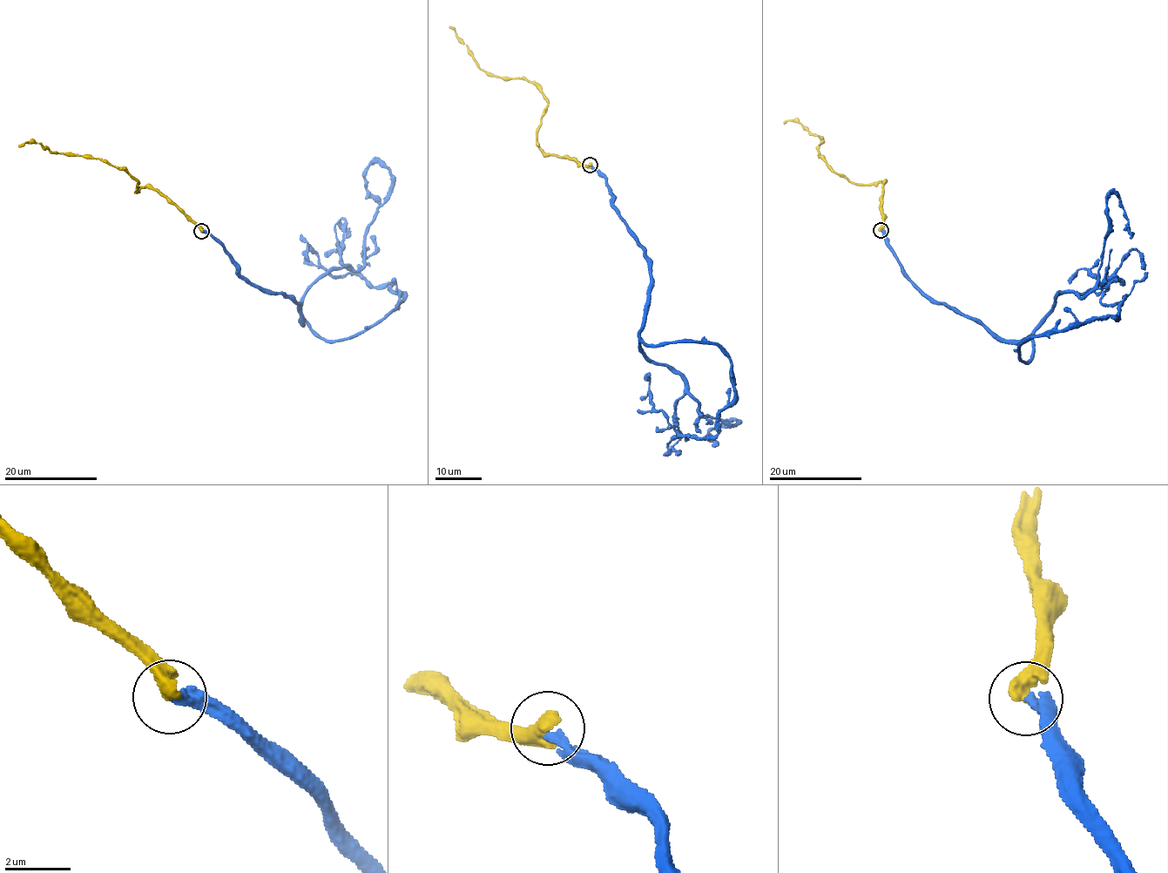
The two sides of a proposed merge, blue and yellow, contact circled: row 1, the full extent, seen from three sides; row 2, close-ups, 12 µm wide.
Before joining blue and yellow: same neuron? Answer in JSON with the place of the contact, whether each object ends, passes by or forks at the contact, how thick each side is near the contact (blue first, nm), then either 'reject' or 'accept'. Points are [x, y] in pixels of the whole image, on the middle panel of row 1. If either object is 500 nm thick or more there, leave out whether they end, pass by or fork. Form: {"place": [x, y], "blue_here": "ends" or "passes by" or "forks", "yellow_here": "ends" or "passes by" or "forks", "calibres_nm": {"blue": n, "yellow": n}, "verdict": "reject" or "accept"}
{"place": [590, 165], "blue_here": "ends", "yellow_here": "ends", "calibres_nm": {"blue": 340, "yellow": 480}, "verdict": "accept"}

